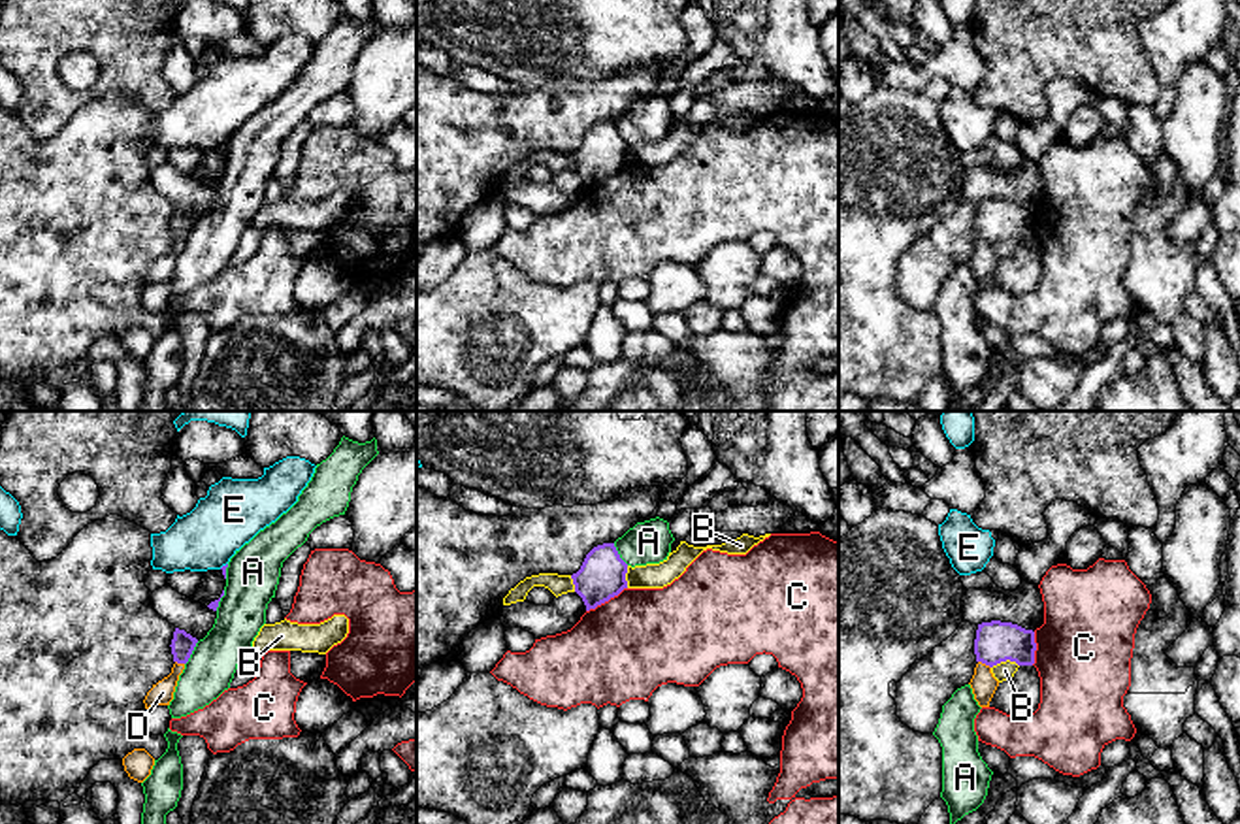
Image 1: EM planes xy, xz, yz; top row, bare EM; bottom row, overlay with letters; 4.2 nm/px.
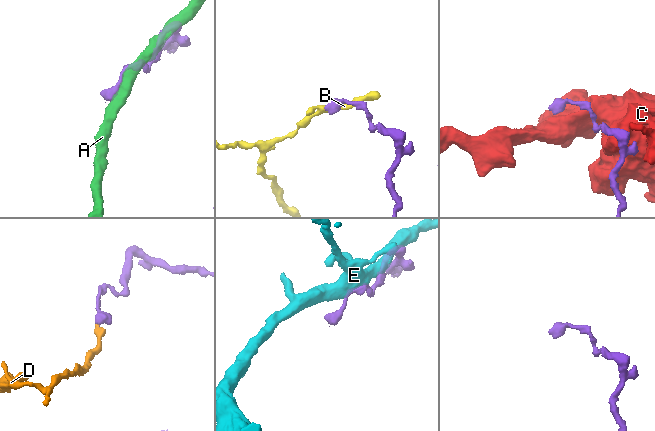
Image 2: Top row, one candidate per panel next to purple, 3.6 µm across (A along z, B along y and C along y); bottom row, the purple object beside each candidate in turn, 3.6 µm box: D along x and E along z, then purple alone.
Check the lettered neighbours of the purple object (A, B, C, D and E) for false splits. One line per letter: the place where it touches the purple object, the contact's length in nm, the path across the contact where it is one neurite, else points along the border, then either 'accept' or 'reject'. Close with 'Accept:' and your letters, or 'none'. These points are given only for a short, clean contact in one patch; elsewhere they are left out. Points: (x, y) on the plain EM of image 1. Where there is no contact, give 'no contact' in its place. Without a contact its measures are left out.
A: meets purple in xy at (191, 230); contact 120 nm long; reject
B: meets purple in yz at (1005, 238); contact 120 nm long; border along yz (1018, 242), (1001, 238), (992, 246); reject
C: meets purple in xz at (605, 178); contact 200 nm long; reject
D: meets purple in yz at (984, 240); contact 70 nm long; runs through yz (995, 219), (984, 240), (982, 261); accept
E: meets purple in xy at (223, 144); contact 50 nm long; reject
Accept: D

